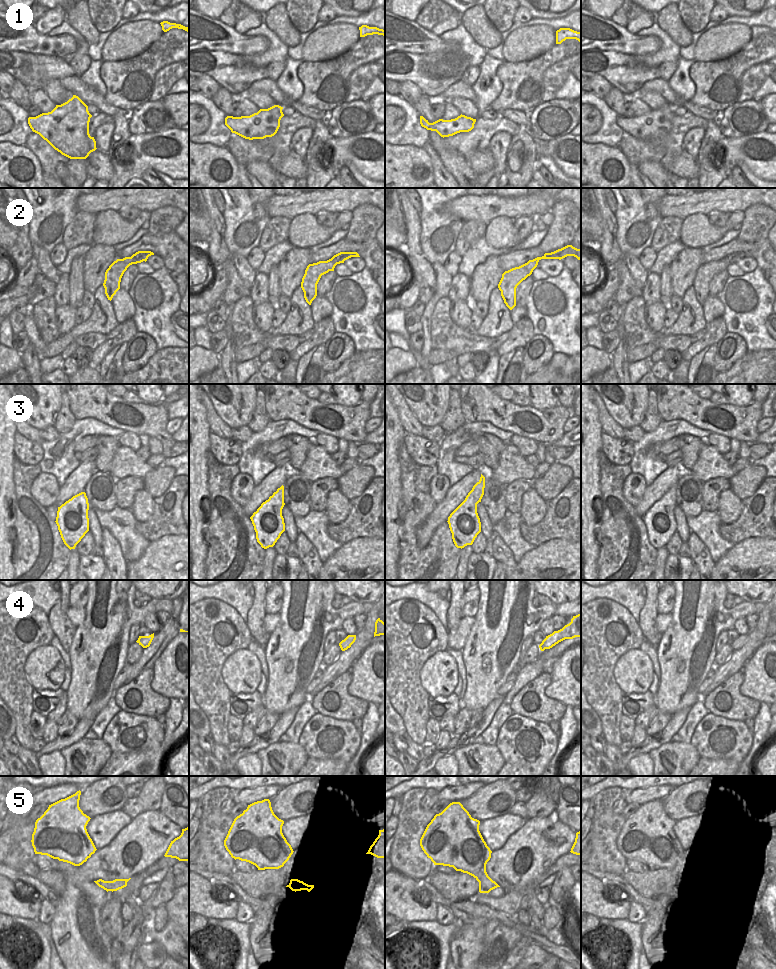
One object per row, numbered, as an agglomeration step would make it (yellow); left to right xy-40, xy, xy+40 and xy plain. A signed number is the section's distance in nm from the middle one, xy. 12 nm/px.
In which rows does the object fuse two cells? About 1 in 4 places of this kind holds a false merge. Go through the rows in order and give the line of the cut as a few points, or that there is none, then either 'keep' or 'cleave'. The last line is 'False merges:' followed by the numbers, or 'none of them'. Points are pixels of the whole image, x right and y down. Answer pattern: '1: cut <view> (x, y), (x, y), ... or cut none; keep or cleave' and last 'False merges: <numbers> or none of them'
1: cut xy+40 (430, 123), (425, 127); cleave
2: cut xy (330, 259), (339, 263); cleave
3: cut none; keep
4: cut none; keep
5: cut none; keep
False merges: 1, 2

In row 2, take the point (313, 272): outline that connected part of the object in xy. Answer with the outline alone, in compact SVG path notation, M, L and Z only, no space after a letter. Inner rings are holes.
M329 259L327 261L319 261L307 266L302 278L301 288L304 292L304 298L309 305L311 305L312 301L317 296L317 284L321 276L329 271L334 271L337 264L340 263L335 263Z

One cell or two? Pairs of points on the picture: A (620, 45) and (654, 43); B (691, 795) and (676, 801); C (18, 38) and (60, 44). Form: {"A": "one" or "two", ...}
{"A": "one", "B": "one", "C": "one"}

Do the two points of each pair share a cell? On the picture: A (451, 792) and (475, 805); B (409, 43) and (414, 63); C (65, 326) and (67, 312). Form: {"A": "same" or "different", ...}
{"A": "different", "B": "different", "C": "same"}

